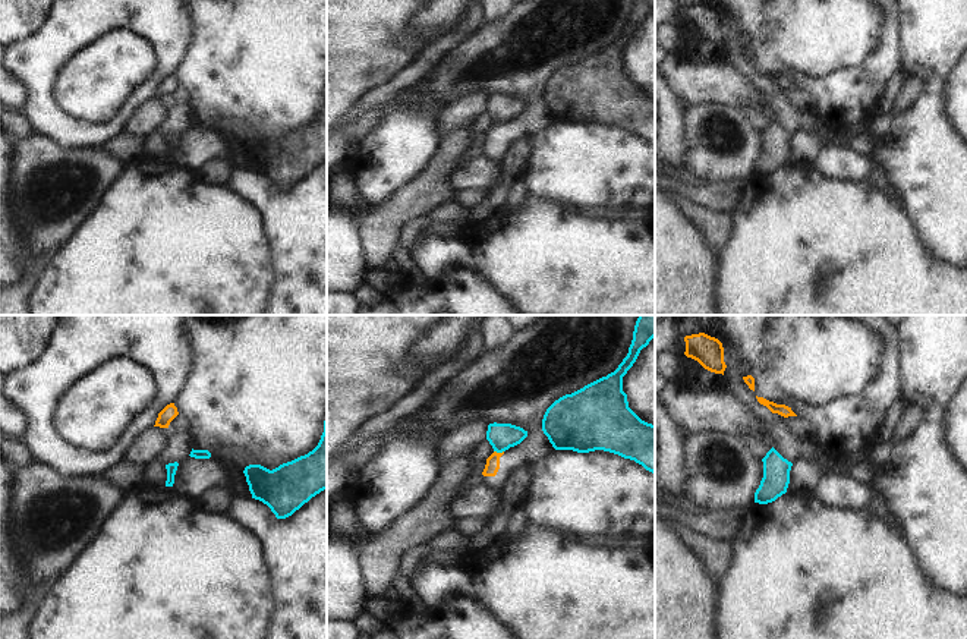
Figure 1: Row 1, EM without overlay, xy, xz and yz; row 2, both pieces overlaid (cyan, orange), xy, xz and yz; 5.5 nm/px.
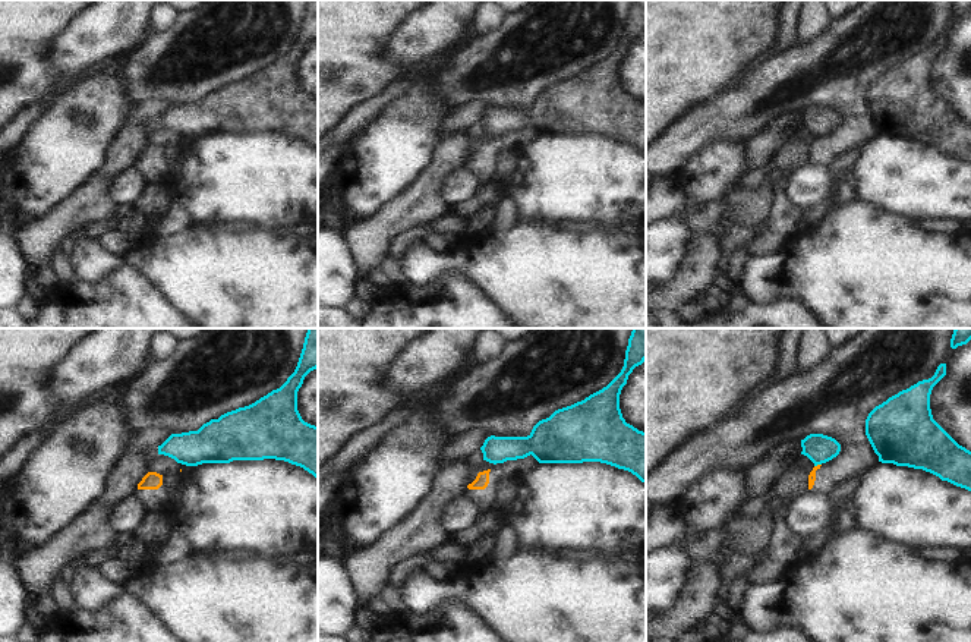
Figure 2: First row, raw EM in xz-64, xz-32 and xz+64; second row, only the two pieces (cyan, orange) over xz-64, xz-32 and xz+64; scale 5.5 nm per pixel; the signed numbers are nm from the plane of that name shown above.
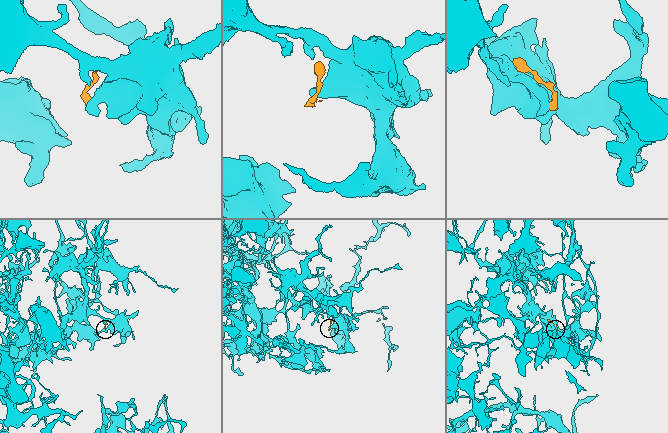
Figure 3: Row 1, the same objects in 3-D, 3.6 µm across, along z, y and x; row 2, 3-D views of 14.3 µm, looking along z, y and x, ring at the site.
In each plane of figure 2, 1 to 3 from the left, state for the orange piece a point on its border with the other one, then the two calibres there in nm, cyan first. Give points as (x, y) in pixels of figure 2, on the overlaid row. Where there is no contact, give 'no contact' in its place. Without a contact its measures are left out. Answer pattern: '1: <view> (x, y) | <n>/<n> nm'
1: no contact
2: no contact
3: xz+64 (817, 463) | 160/50 nm

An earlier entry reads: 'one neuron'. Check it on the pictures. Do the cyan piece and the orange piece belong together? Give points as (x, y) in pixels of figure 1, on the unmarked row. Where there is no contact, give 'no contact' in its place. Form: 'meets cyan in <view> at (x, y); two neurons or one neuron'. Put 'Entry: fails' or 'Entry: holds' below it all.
meets cyan in xz at (498, 123); two neurons
Entry: fails

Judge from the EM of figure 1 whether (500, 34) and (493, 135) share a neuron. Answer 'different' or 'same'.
same

